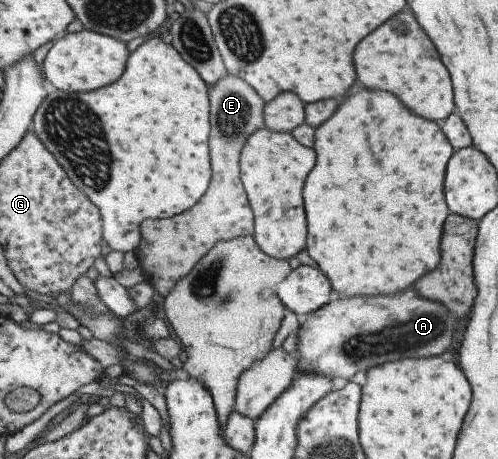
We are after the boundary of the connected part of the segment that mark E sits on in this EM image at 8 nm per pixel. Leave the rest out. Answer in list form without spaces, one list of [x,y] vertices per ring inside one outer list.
[[[228,73],[213,85],[207,85],[207,97],[210,121],[207,147],[211,179],[206,192],[193,207],[183,213],[165,220],[140,223],[141,241],[134,251],[139,262],[138,277],[147,281],[163,297],[219,240],[253,235],[253,212],[239,179],[238,161],[247,137],[265,128],[265,102],[244,79]]]

